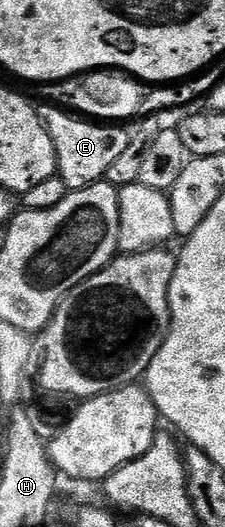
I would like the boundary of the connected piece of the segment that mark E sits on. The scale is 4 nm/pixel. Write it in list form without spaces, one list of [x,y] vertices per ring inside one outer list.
[[[46,104],[40,110],[46,131],[52,136],[58,161],[57,177],[64,180],[67,191],[83,190],[103,181],[113,162],[128,148],[131,131],[122,124],[103,124],[98,120],[87,120],[67,112],[61,105]]]

